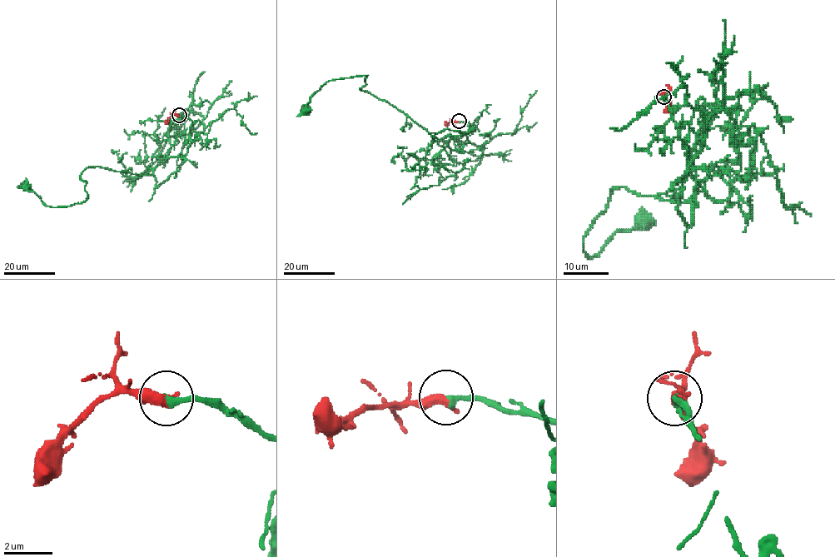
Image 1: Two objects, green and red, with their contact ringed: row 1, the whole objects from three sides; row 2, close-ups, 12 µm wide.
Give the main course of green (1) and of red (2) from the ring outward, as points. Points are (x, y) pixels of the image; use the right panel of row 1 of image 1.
1: (663, 96), (698, 189), (673, 201), (613, 187), (583, 248), (591, 259), (618, 231), (655, 223)
2: (663, 96), (668, 104), (667, 112)

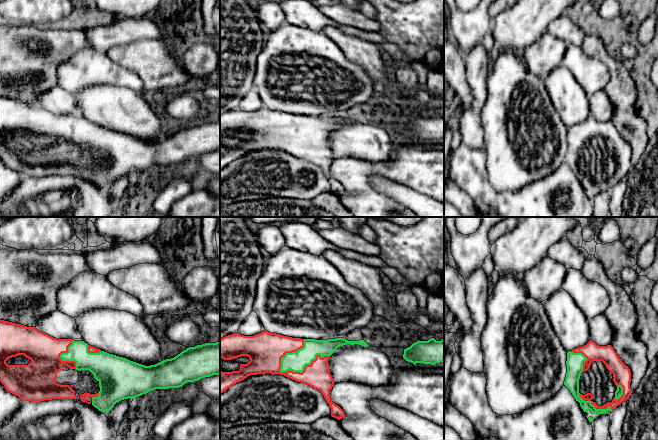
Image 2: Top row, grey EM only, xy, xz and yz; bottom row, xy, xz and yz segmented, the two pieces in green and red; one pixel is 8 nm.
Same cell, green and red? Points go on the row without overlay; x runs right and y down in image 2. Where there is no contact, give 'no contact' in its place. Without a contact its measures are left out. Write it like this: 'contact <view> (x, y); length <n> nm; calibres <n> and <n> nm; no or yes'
contact xz (304, 143); length 420 nm; calibres 160 and 200 nm; yes

